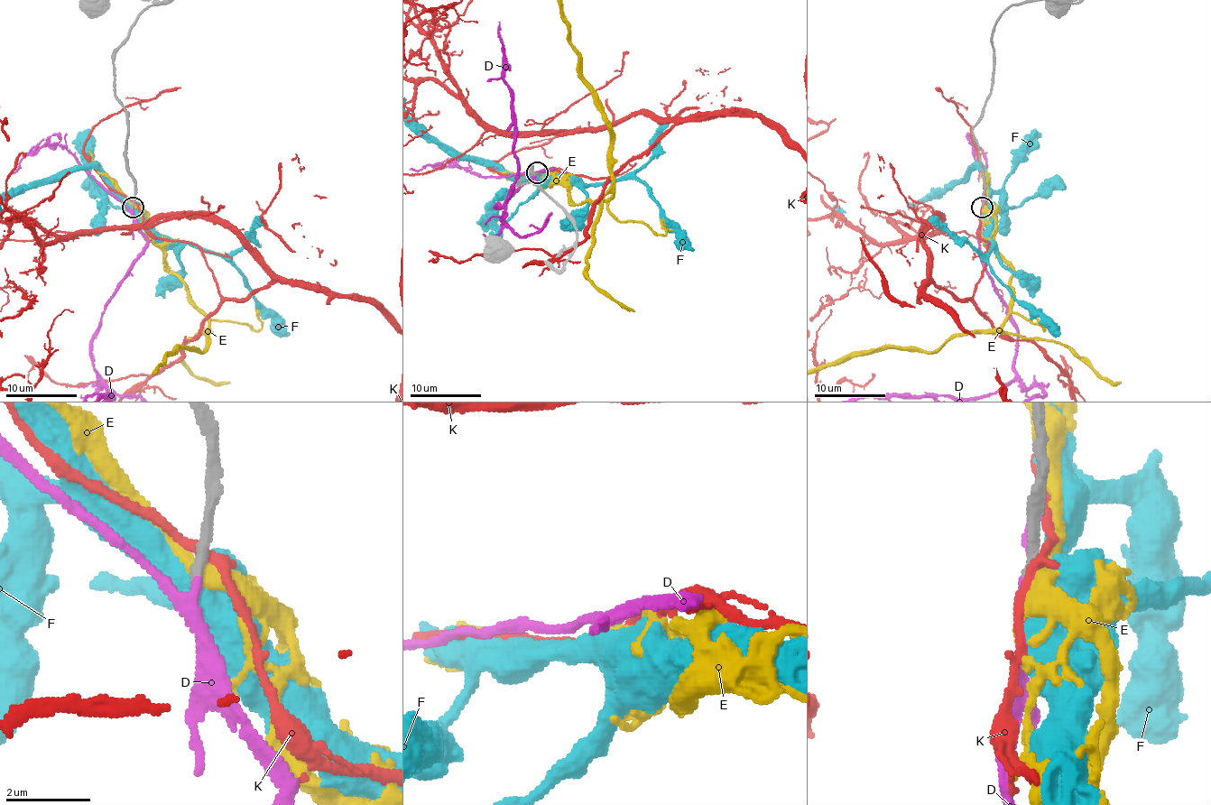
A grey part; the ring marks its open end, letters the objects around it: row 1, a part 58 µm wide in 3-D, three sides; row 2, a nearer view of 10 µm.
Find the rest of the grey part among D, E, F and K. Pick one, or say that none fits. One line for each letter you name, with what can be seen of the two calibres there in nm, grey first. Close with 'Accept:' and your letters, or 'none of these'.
D: 240/200 nm
Accept: D

